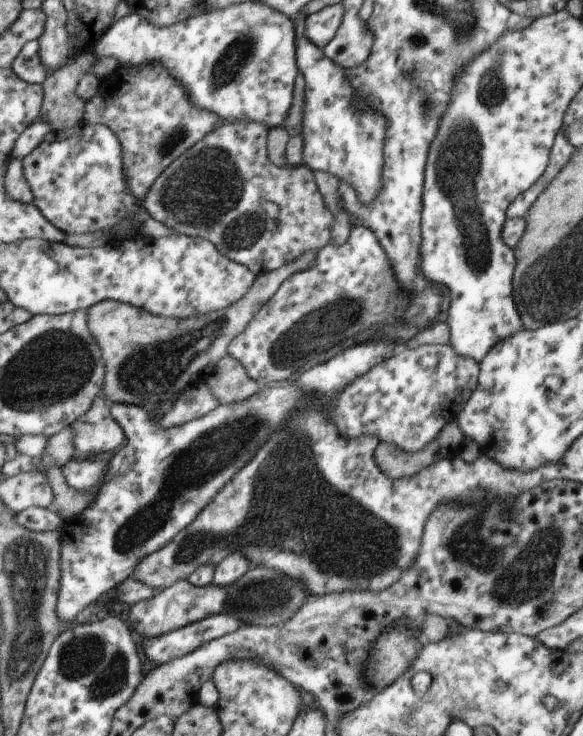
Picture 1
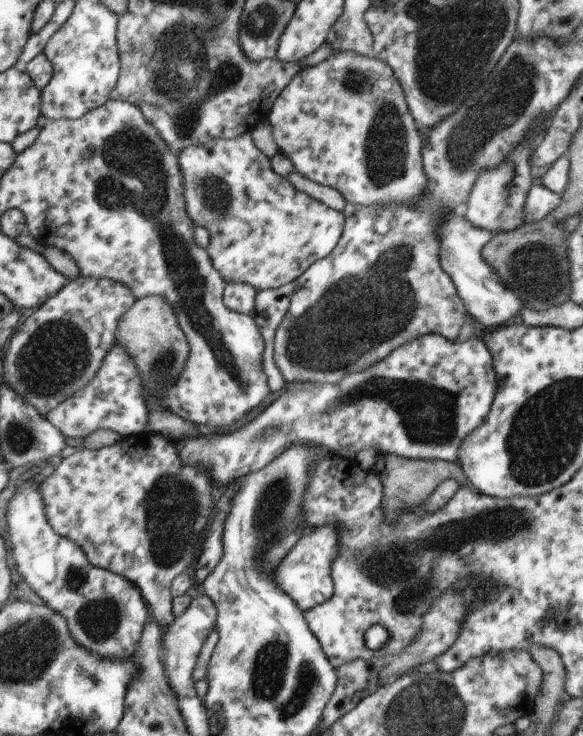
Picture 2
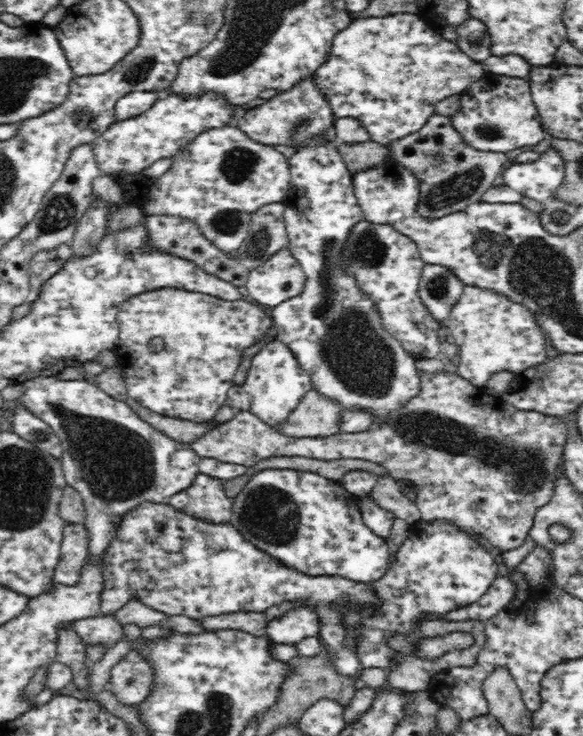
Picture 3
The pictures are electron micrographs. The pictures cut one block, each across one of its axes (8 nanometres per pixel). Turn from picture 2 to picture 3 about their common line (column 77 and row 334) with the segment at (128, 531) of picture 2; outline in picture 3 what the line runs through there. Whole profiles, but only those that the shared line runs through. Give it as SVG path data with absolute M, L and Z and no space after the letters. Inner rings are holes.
M463 285L461 297L450 309L446 324L459 349L459 364L453 371L470 384L483 389L493 374L504 371L519 373L528 367L540 364L547 357L546 348L549 348L549 342L546 339L546 331L536 321L536 315L522 303L506 298L506 295L494 289Z

